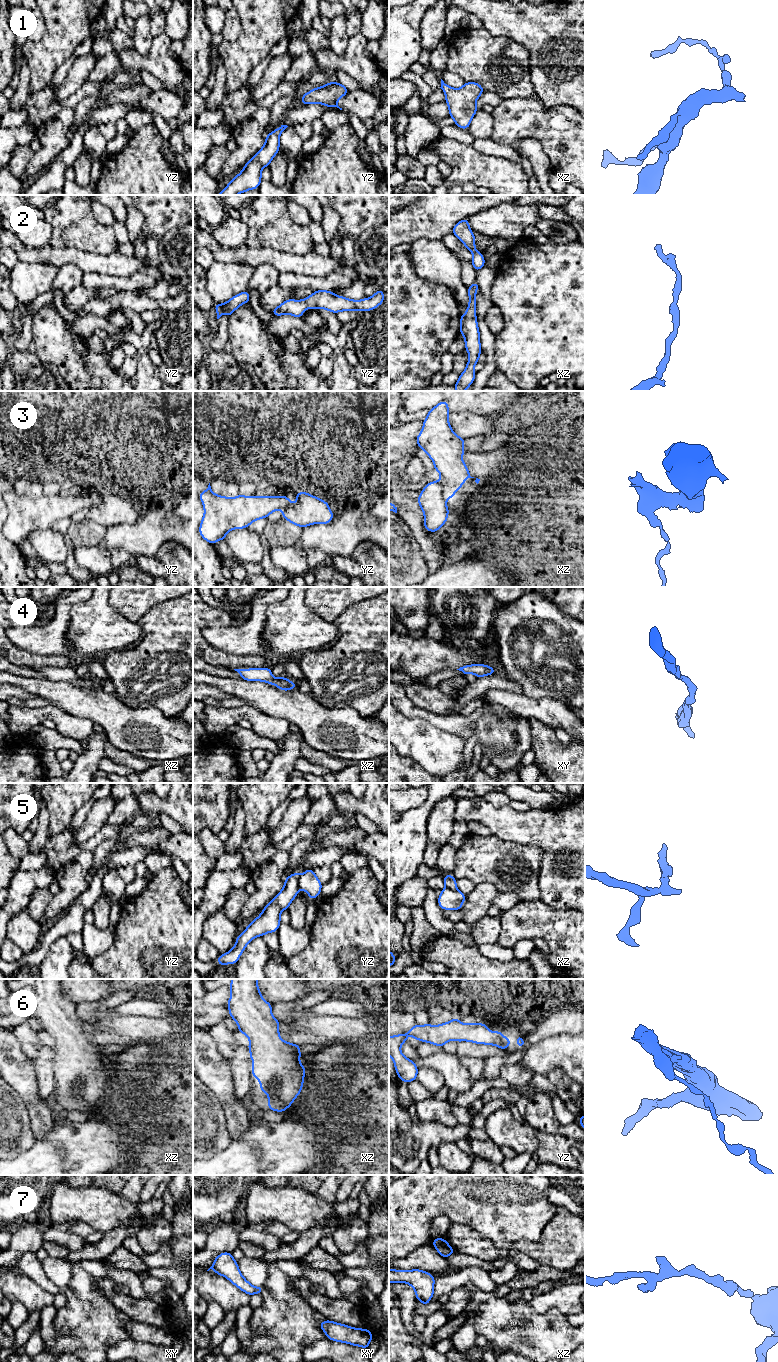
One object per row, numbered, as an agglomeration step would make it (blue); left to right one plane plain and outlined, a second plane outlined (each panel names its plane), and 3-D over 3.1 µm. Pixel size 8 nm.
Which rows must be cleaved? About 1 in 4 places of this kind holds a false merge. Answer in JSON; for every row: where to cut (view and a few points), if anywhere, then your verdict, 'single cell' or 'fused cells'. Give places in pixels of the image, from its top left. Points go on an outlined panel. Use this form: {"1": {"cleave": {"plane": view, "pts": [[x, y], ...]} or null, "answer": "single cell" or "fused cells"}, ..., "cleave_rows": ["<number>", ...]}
{"1": {"cleave": null, "answer": "single cell"}, "2": {"cleave": null, "answer": "single cell"}, "3": {"cleave": {"plane": "xz", "pts": [[438, 481], [441, 486], [442, 497], [445, 501]]}, "answer": "fused cells"}, "4": {"cleave": null, "answer": "single cell"}, "5": {"cleave": {"plane": "yz", "pts": [[300, 875], [298, 887]]}, "answer": "fused cells"}, "6": {"cleave": null, "answer": "single cell"}, "7": {"cleave": null, "answer": "single cell"}, "cleave_rows": ["3", "5"]}

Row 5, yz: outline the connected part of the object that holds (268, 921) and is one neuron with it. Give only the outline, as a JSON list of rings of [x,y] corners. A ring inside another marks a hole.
[[[298,872],[285,878],[283,889],[264,907],[262,913],[240,934],[236,939],[235,946],[227,953],[219,955],[219,965],[236,964],[247,944],[258,936],[266,933],[277,932],[281,921],[280,914],[288,909],[299,890],[300,875]]]

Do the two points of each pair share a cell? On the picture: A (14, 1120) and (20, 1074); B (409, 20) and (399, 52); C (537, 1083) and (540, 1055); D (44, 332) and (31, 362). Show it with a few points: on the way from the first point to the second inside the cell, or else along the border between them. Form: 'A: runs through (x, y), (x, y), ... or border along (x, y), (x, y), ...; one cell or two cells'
A: border along (10, 1085), (21, 1098), (28, 1114); two cells
B: runs through (401, 28), (399, 30), (399, 44); one cell
C: border along (532, 1072), (546, 1076); two cells
D: border along (35, 352), (42, 362), (55, 366); two cells

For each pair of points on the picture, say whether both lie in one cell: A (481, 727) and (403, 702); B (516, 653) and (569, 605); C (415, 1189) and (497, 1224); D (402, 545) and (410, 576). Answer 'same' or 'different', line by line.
A: same
B: different
C: same
D: same

